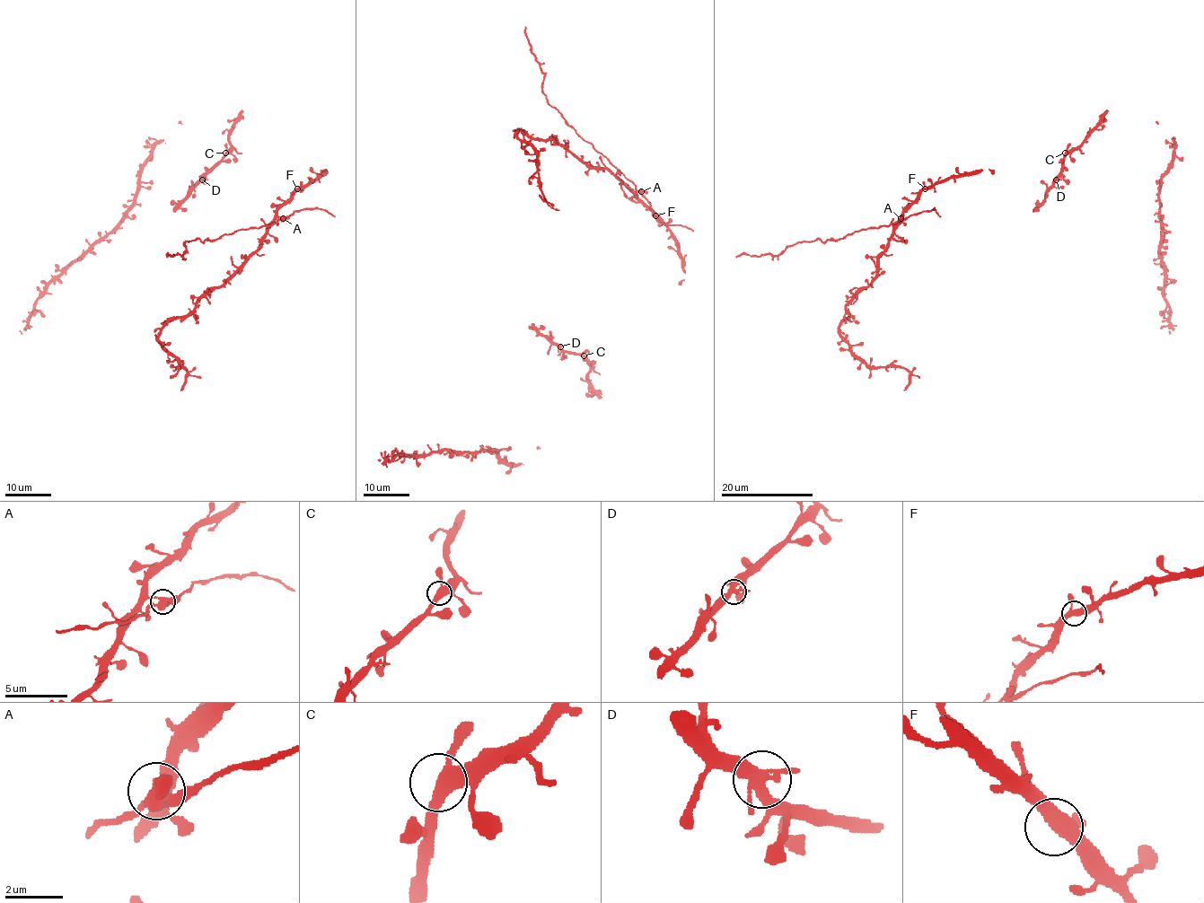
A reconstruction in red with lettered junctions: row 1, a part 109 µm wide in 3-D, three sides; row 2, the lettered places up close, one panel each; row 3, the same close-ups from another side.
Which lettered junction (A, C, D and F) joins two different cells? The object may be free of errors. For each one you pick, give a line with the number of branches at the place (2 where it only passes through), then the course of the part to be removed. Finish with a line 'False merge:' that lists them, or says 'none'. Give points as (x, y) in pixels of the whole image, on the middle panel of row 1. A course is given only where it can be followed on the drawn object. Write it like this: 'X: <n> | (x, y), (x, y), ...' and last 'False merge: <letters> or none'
False merge: none

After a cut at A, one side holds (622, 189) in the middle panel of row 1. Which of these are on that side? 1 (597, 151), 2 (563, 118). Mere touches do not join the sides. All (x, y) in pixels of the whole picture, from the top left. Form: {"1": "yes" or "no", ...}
{"1": "no", "2": "no"}

